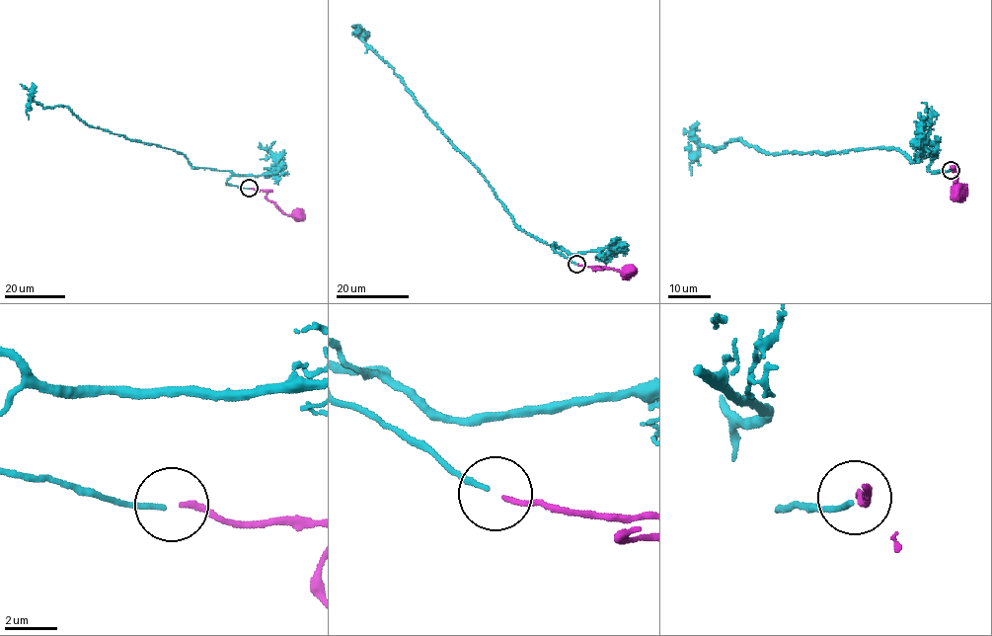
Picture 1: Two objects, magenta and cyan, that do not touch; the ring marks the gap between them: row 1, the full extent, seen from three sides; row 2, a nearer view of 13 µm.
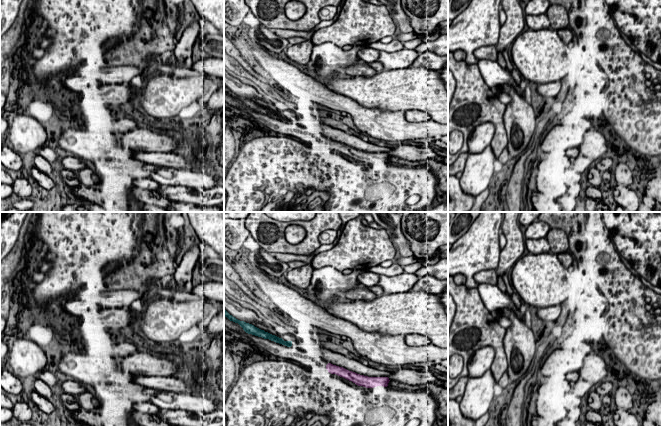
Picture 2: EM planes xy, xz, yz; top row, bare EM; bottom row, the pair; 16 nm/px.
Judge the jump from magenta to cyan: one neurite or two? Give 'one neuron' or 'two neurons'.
two neurons

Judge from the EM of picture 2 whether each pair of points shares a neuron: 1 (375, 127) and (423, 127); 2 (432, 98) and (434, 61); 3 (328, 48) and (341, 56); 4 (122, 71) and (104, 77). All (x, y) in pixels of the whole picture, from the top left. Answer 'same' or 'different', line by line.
1: same
2: different
3: same
4: same

